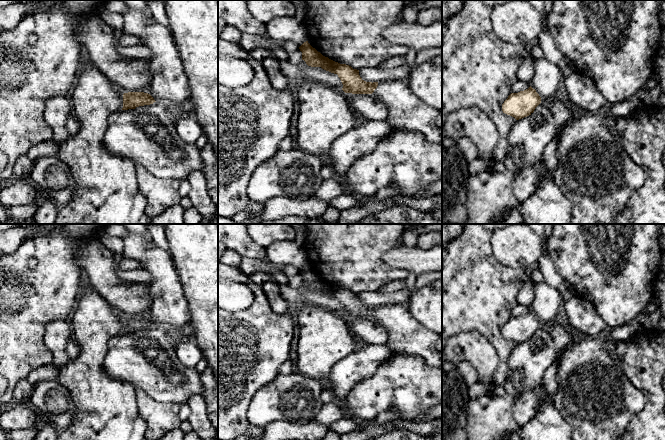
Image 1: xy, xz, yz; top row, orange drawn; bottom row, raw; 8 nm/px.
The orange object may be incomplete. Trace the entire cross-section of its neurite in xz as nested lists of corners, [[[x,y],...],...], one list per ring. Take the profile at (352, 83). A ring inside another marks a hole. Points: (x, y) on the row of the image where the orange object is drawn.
[[[308,41],[300,47],[302,60],[311,67],[321,67],[331,73],[337,74],[340,78],[345,93],[352,94],[374,94],[375,97],[388,108],[388,123],[394,130],[413,130],[421,132],[430,143],[442,144],[442,112],[426,105],[420,98],[412,93],[406,80],[388,80],[383,82],[366,82],[360,75],[359,70],[353,69],[346,64],[340,64],[328,57],[323,56]]]

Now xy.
[[[127,8],[123,13],[124,31],[135,36],[153,52],[150,60],[150,93],[123,94],[122,110],[135,109],[156,101],[181,104],[189,101],[191,90],[173,35],[169,29],[144,12]]]

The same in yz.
[[[530,86],[524,91],[511,93],[502,104],[502,111],[519,120],[531,115],[540,103],[541,97]]]

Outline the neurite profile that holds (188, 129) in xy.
[[[186,116],[176,121],[179,137],[188,144],[195,144],[203,131],[194,116]]]

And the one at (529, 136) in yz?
[[[541,103],[529,116],[516,120],[507,138],[508,151],[503,160],[507,170],[518,173],[538,165],[556,133],[554,115]]]

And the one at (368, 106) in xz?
[[[346,93],[350,107],[358,116],[370,121],[387,121],[388,108],[372,94]]]

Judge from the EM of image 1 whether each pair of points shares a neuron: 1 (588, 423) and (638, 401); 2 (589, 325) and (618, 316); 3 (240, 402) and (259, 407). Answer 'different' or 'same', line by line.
1: same
2: different
3: different

